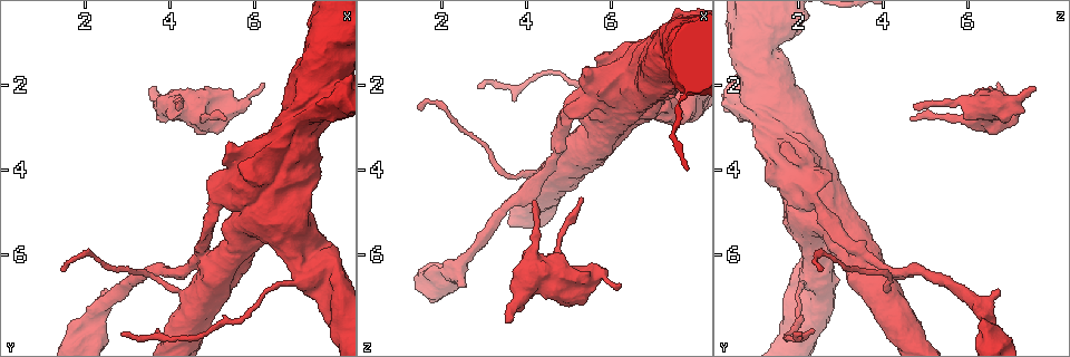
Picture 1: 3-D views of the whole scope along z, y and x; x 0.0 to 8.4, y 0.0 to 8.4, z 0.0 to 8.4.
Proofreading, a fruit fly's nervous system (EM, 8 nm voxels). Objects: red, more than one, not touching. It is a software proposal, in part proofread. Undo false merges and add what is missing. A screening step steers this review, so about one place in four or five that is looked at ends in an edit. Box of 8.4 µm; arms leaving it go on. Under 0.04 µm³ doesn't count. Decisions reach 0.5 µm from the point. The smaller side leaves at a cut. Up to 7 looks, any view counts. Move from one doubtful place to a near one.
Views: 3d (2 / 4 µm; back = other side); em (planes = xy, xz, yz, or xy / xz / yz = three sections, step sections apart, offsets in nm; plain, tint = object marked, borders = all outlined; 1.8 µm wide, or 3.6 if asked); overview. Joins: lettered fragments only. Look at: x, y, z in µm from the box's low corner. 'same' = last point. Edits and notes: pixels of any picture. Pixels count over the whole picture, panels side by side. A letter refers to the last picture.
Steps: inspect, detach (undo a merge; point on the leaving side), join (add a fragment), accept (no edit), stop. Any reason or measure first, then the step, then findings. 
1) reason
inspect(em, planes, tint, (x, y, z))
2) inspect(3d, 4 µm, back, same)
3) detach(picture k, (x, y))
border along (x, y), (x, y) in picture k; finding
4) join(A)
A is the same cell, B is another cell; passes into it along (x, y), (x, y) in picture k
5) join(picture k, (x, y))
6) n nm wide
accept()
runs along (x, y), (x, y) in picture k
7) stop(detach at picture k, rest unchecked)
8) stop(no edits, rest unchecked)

free end
inspect(3d, 4 µm, (3.65, 2.05, 7.55))

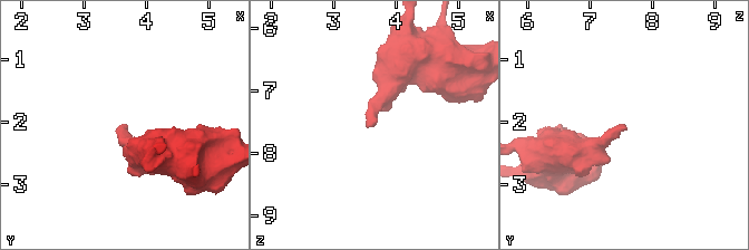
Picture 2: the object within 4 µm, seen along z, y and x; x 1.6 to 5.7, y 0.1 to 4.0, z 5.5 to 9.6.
now the EM
inspect(em, xy, step 8, borders, (3.55, 2.05, 7.55))

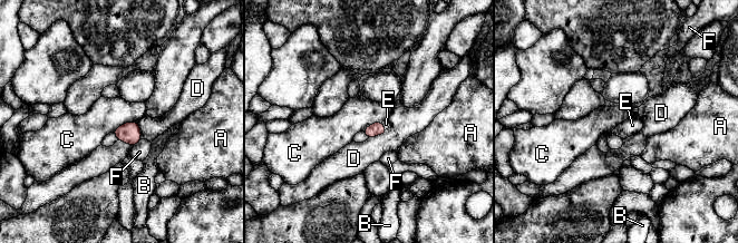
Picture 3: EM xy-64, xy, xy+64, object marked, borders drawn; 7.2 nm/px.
cut it another way
inspect(em, yz, step 16, borders, same)

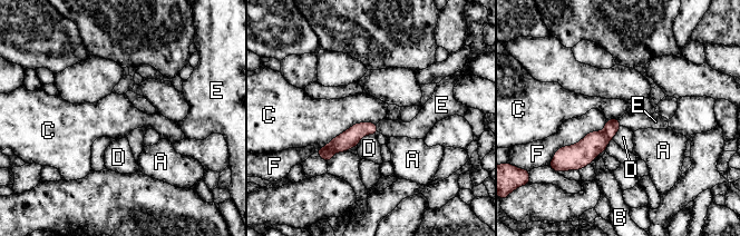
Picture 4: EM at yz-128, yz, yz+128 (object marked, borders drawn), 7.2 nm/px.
join(E)
E is the same cell, A, B, C, D and F are other cells; passes into it along (351, 137), (377, 128), (389, 128) in picture 4; it goes on there

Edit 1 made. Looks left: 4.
inspect(overview)

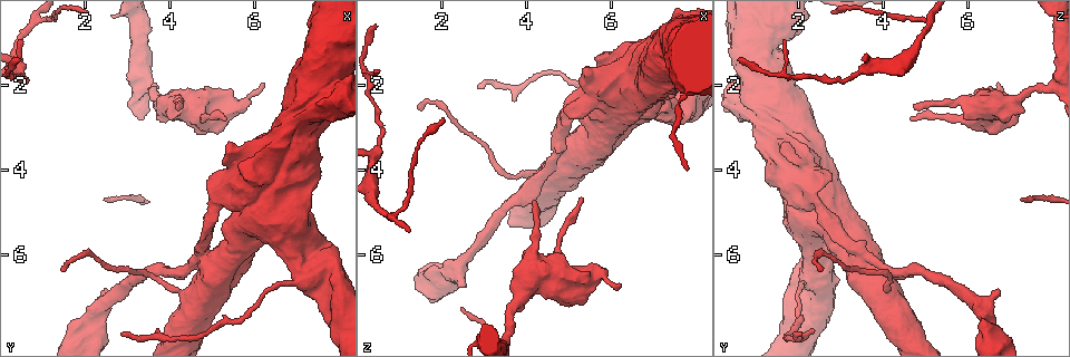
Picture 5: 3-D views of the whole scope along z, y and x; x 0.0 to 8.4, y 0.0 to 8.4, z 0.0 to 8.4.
end of a long branch
inspect(em, 3.6 µm, planes, borders, (2.85, 7.90, 2.00))

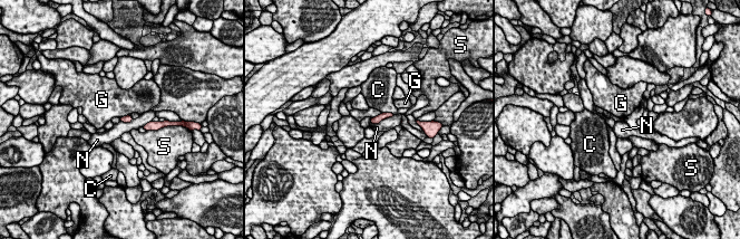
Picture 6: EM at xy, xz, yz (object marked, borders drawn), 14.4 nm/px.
N touches over 380 nm
accept()
C, G, N and S are other cells; no lettered fragment goes on from it

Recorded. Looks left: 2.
closes a loop
inspect(em, 3.6 µm, planes, borders, (5.70, 4.25, 2.10))

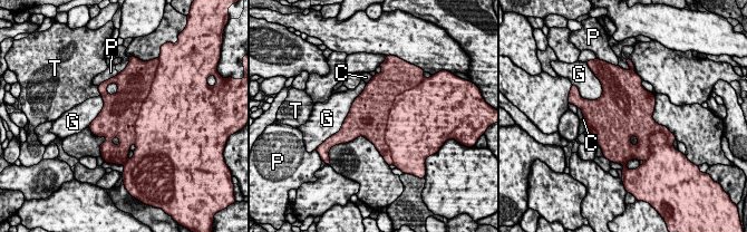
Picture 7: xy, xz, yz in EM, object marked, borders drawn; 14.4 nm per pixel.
900 nm wide
detach(picture 7, (370, 115))
C, G, P and T are other cells; two neurons meet here

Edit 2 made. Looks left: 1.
stop(join at picture 4, detach at picture 7, rest unchecked)

